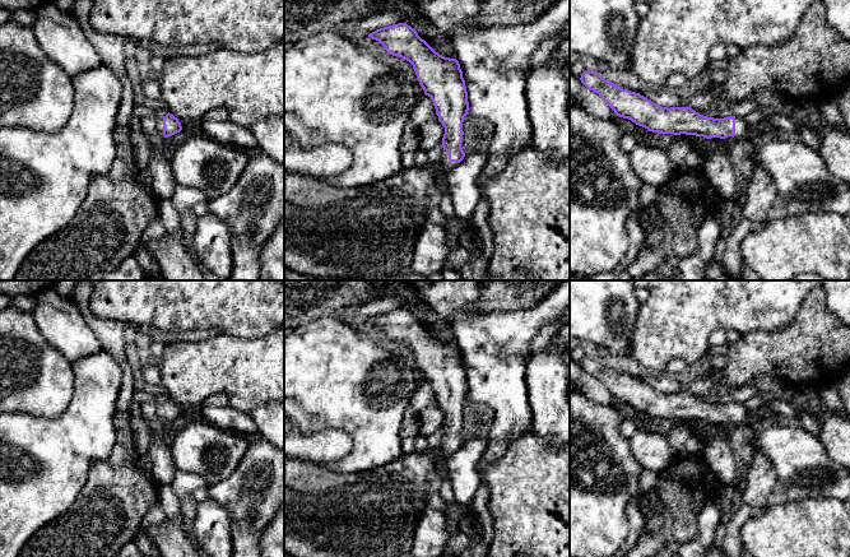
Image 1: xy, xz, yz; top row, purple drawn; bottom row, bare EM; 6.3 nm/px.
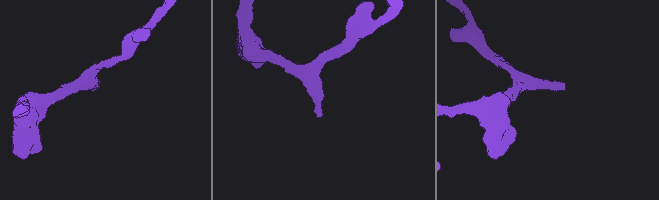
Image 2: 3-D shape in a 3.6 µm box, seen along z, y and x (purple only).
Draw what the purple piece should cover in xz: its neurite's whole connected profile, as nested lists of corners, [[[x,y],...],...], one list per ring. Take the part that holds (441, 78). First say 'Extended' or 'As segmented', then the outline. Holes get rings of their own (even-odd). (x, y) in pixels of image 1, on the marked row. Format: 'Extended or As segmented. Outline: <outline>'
Extended. Outline: [[[407,23],[376,29],[368,37],[378,41],[389,55],[413,65],[445,127],[443,152],[432,168],[403,168],[393,177],[358,187],[335,187],[284,171],[284,269],[306,277],[401,280],[412,271],[415,238],[428,221],[428,189],[465,157],[463,122],[469,102],[459,61],[436,52]]]

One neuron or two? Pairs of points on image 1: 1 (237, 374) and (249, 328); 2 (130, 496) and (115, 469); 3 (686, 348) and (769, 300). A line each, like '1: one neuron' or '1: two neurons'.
1: two neurons
2: one neuron
3: one neuron

